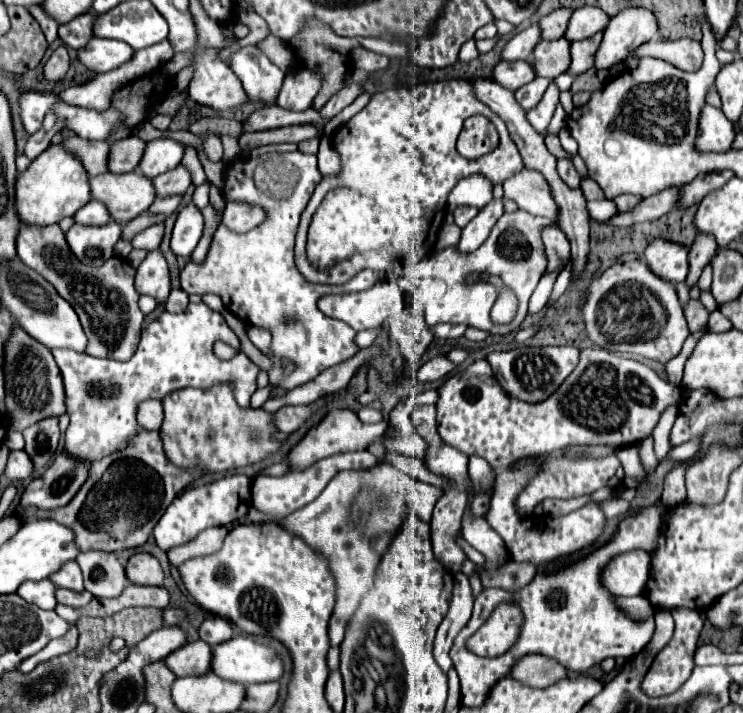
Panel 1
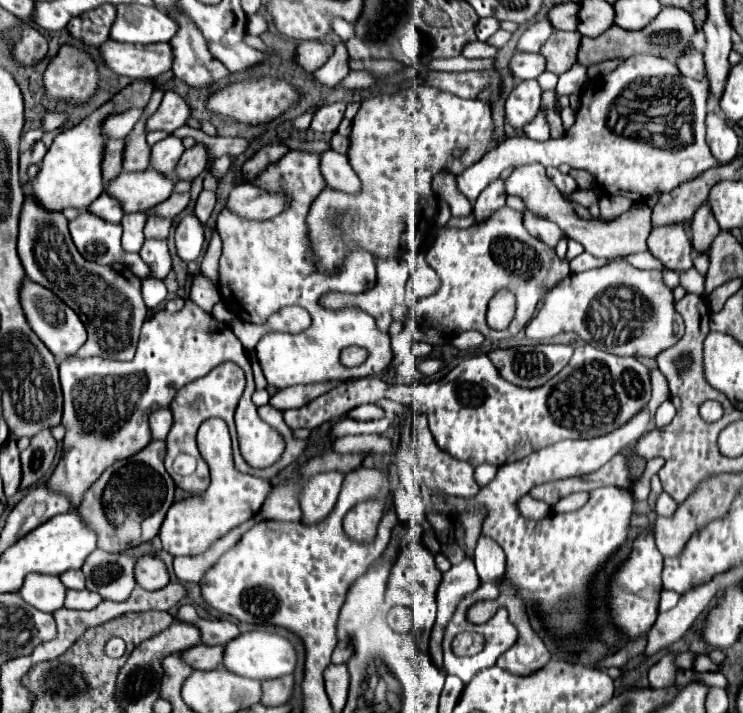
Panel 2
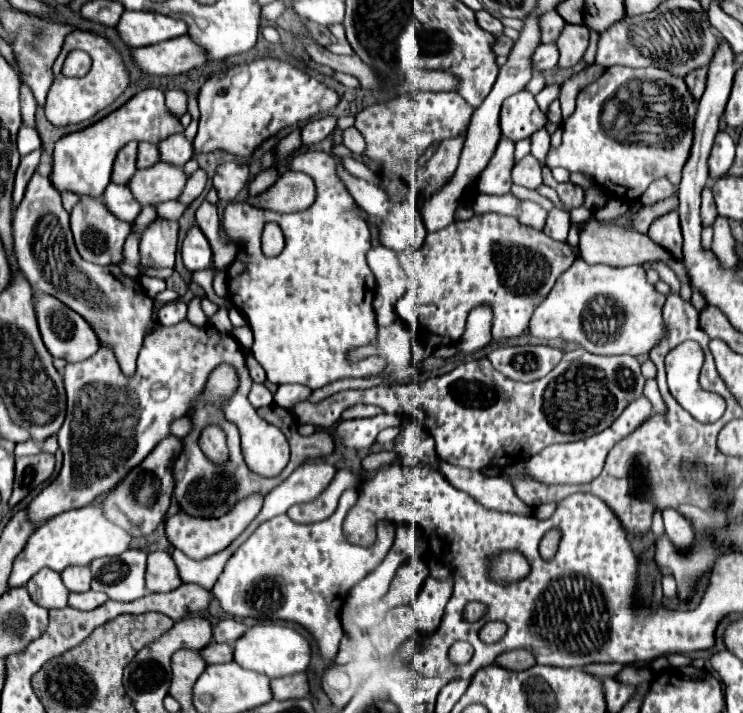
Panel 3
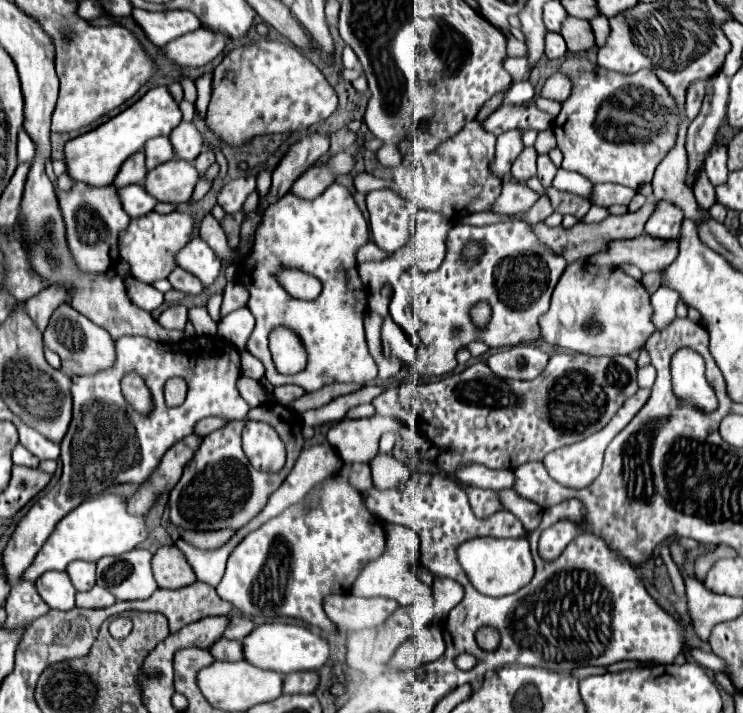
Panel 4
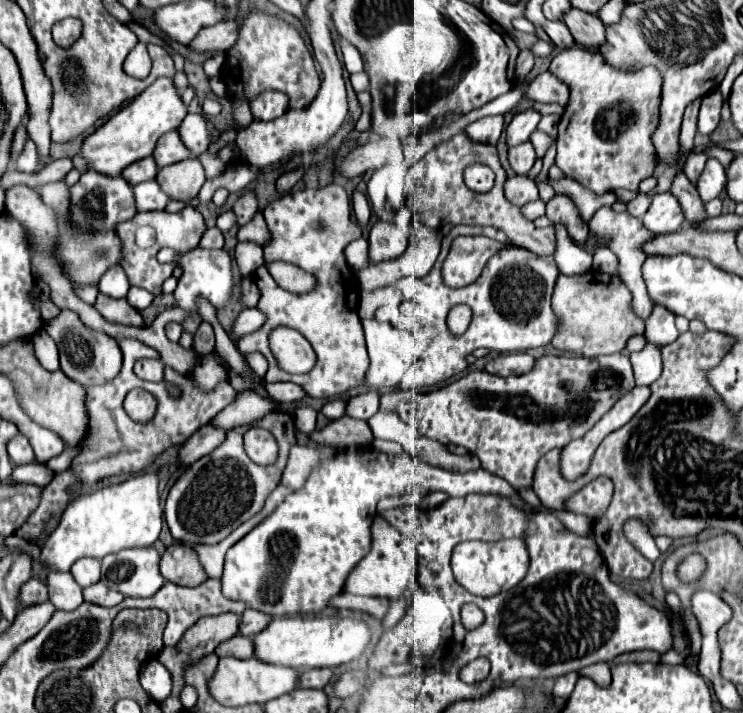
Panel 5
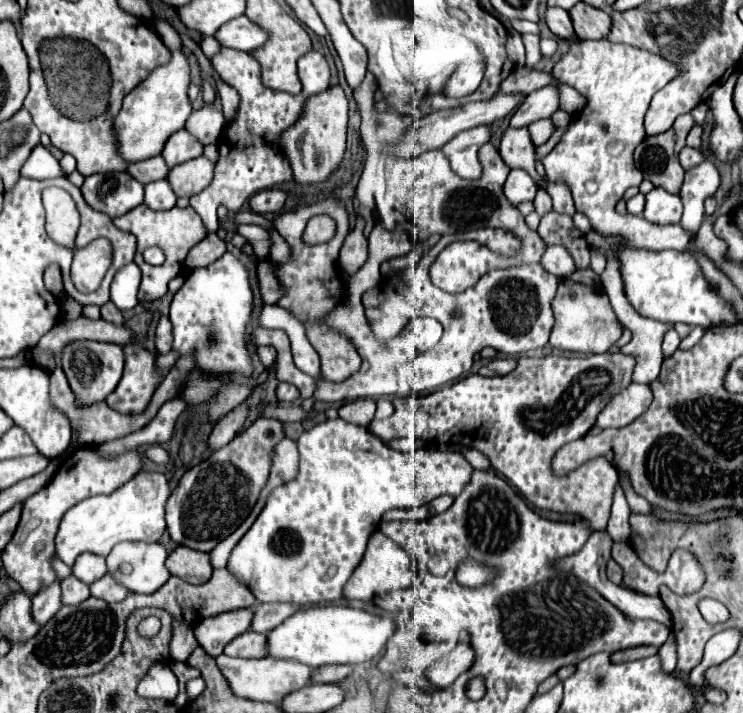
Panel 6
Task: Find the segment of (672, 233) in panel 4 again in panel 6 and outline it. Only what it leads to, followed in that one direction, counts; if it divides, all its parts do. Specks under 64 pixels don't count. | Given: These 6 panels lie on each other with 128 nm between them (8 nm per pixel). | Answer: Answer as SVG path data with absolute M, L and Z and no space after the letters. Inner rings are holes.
M654 188L646 194L644 218L652 224L678 224L682 218L682 200L664 188Z

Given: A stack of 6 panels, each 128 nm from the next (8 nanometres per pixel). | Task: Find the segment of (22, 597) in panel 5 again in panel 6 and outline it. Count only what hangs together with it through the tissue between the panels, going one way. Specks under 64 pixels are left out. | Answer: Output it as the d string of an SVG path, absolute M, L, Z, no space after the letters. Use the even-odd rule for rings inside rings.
M76 448L58 466L52 480L44 488L40 488L40 492L32 494L24 502L20 524L16 528L14 538L8 542L8 546L2 552L2 560L8 574L22 586L22 590L28 596L34 596L36 592L44 590L48 584L56 580L50 560L54 558L54 536L58 532L58 524L66 514L66 510L76 506L84 498L114 492L116 488L120 488L120 484L128 482L140 468L142 460L136 450L126 452L114 460L102 460L98 458L94 448Z

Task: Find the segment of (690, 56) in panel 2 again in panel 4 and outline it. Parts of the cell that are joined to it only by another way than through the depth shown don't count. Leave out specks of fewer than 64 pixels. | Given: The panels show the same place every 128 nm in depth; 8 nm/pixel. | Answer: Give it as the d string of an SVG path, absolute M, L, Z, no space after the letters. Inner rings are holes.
M696 80L686 90L686 116L690 120L694 120L698 116L700 106L702 106L702 100L704 100L704 82L702 80Z

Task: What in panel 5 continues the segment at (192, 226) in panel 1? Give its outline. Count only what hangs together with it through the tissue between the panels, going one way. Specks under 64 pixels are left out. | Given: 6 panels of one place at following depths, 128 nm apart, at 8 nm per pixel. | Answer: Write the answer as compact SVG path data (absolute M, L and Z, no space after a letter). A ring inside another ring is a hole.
M162 248L158 252L158 260L164 260L164 262L174 262L176 266L180 266L184 270L184 276L178 280L178 288L174 290L174 296L176 296L176 304L184 310L188 310L192 316L182 324L186 332L196 332L196 328L200 326L202 318L198 314L198 308L196 308L196 296L204 296L212 302L214 308L222 308L230 294L232 294L232 260L228 256L226 250L204 250L204 248L194 248L194 250L188 250L184 254L178 254L176 250L172 248Z

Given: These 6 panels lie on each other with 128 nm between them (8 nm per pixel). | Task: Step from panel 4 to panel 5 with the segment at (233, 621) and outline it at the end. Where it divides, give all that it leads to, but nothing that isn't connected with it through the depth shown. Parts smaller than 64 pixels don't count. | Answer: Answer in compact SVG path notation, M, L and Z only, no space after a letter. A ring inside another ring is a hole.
M246 608L244 614L240 616L238 634L248 636L248 638L254 638L260 630L264 630L268 626L268 622L270 622L270 616L268 614L262 614L262 612L256 612L256 610Z

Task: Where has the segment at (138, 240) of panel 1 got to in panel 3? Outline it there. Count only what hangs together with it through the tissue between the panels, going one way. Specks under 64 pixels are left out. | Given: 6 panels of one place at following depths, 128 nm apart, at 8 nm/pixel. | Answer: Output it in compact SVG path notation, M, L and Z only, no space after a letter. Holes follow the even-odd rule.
M162 202L162 204L156 204L156 214L158 218L162 220L178 220L182 214L184 214L186 206L180 204L180 202Z

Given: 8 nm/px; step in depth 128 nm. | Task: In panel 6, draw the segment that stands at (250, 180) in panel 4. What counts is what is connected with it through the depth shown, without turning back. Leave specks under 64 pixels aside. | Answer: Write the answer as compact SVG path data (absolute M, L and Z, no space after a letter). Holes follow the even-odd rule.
M240 224L238 232L250 240L250 244L252 244L252 248L260 260L268 258L270 242L268 242L268 232L264 228L260 228L256 224Z

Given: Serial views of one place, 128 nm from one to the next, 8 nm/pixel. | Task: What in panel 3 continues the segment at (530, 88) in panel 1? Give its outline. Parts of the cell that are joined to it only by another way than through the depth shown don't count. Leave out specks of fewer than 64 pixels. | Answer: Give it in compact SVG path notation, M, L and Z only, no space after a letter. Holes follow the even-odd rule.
M520 90L518 94L510 96L502 104L502 114L500 114L500 128L502 136L508 140L524 140L530 138L532 132L538 132L540 128L546 126L546 118L540 112L534 94L528 90Z

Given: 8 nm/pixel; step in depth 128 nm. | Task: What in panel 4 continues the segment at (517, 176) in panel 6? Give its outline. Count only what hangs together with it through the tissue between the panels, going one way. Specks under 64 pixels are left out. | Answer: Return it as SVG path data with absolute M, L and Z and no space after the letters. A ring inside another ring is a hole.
M504 182L500 196L496 198L492 212L502 216L516 216L520 212L528 212L532 204L538 200L538 194L520 182Z

